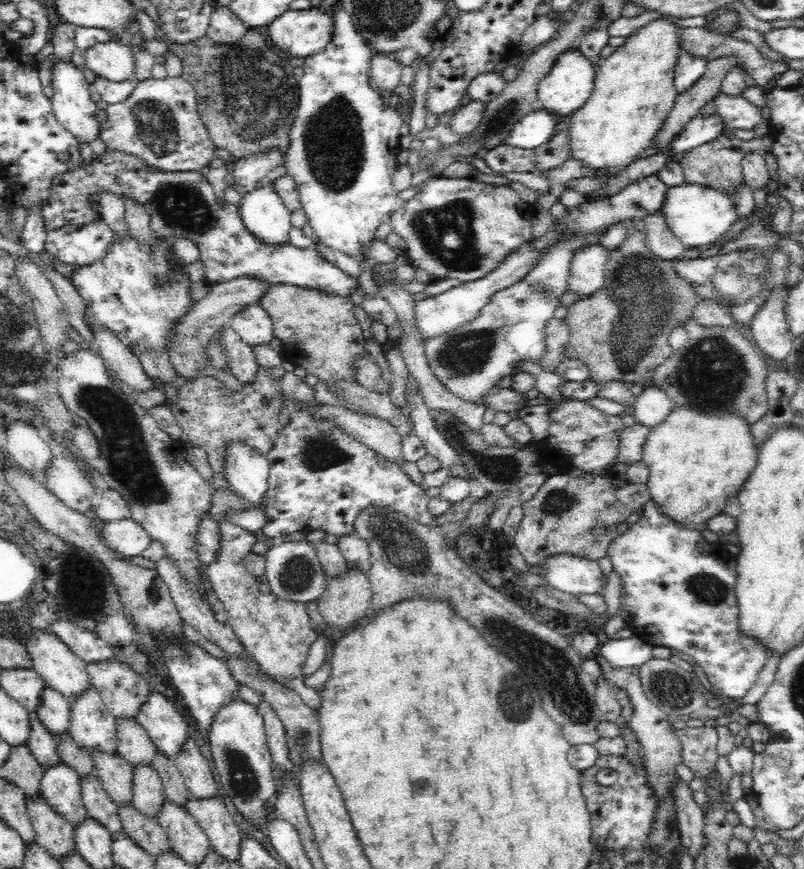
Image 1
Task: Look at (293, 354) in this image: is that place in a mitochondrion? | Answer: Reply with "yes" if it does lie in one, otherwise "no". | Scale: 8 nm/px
no

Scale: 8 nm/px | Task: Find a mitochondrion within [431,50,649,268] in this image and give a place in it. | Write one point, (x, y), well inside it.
(498, 121)

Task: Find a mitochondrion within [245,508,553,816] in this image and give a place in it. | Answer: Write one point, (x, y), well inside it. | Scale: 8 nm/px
(406, 551)

